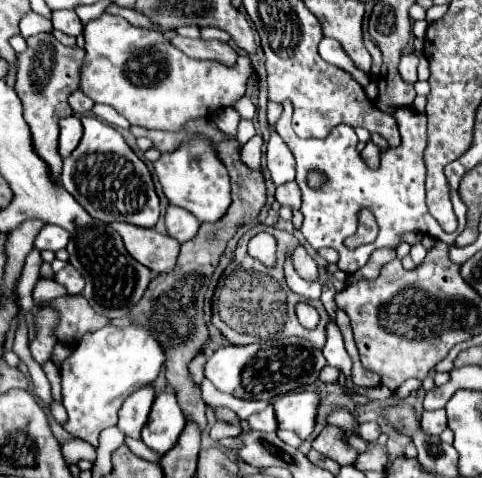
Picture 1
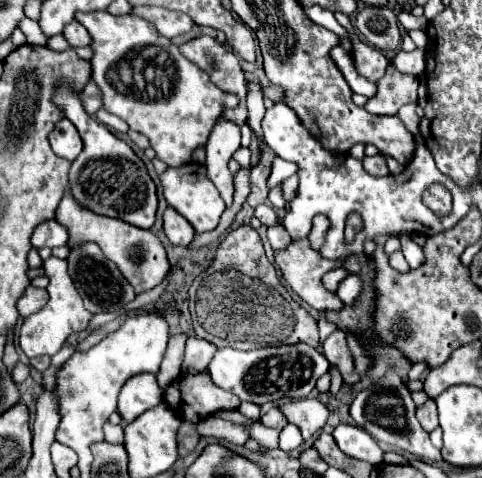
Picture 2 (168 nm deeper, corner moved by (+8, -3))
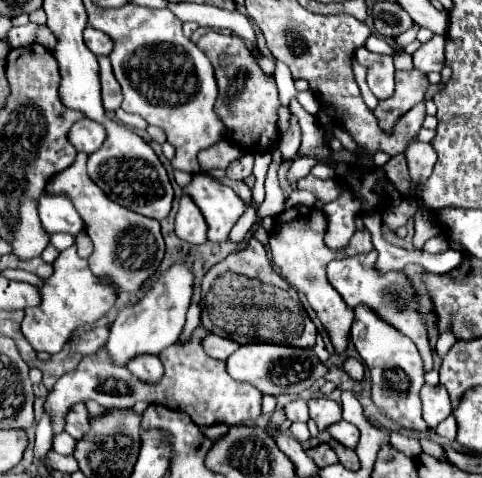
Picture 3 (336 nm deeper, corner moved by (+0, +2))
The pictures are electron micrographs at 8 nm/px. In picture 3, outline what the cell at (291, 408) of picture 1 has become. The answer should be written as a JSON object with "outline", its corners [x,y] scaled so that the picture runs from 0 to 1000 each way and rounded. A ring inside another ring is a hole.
{"outline":[[[668,828],[668,833],[643,833],[639,837],[643,874],[656,883],[660,900],[672,900],[697,883],[710,879],[710,854],[701,841]]]}

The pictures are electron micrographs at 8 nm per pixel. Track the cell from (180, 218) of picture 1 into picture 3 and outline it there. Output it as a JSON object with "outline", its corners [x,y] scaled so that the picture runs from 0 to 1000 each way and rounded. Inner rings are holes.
{"outline":[[[382,406],[373,418],[373,435],[365,444],[365,469],[361,469],[365,494],[394,510],[419,510],[427,506],[427,460],[415,448],[411,431]]]}

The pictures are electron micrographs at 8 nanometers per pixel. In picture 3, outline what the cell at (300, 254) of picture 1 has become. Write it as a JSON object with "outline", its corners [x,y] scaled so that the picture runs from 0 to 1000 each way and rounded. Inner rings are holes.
{"outline":[[[614,431],[602,435],[585,448],[577,448],[568,456],[568,481],[560,490],[560,536],[564,548],[581,561],[581,573],[589,586],[598,586],[598,594],[614,607],[627,607],[643,632],[643,640],[651,644],[651,653],[660,657],[664,674],[676,682],[676,690],[685,695],[689,720],[697,728],[697,736],[714,736],[718,732],[718,711],[726,699],[726,678],[734,669],[734,649],[726,640],[714,640],[714,628],[705,623],[705,615],[697,615],[697,607],[689,607],[689,598],[680,598],[676,586],[676,552],[697,544],[697,540],[722,540],[722,536],[739,536],[739,531],[763,531],[776,515],[768,502],[768,485],[763,481],[743,481],[730,494],[726,515],[718,515],[714,527],[689,527],[672,515],[672,485],[676,485],[676,456],[664,439],[651,435],[635,435],[635,431]]]}

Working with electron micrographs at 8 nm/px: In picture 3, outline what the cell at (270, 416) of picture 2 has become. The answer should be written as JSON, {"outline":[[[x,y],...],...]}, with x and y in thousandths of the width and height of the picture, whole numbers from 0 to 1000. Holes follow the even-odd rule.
{"outline":[[[606,837],[589,849],[589,866],[602,883],[635,883],[643,870],[639,870],[639,849],[635,849],[635,837]]]}

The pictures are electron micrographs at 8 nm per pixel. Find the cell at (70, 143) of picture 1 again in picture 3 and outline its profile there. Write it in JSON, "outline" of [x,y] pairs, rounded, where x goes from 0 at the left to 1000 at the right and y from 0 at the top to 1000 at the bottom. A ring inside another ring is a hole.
{"outline":[[[183,247],[162,251],[158,264],[149,264],[145,276],[141,276],[145,301],[149,301],[162,318],[178,318],[178,322],[199,318],[199,314],[212,305],[216,289],[220,289],[216,268],[212,268],[203,255],[191,255],[191,251],[183,251]]]}

